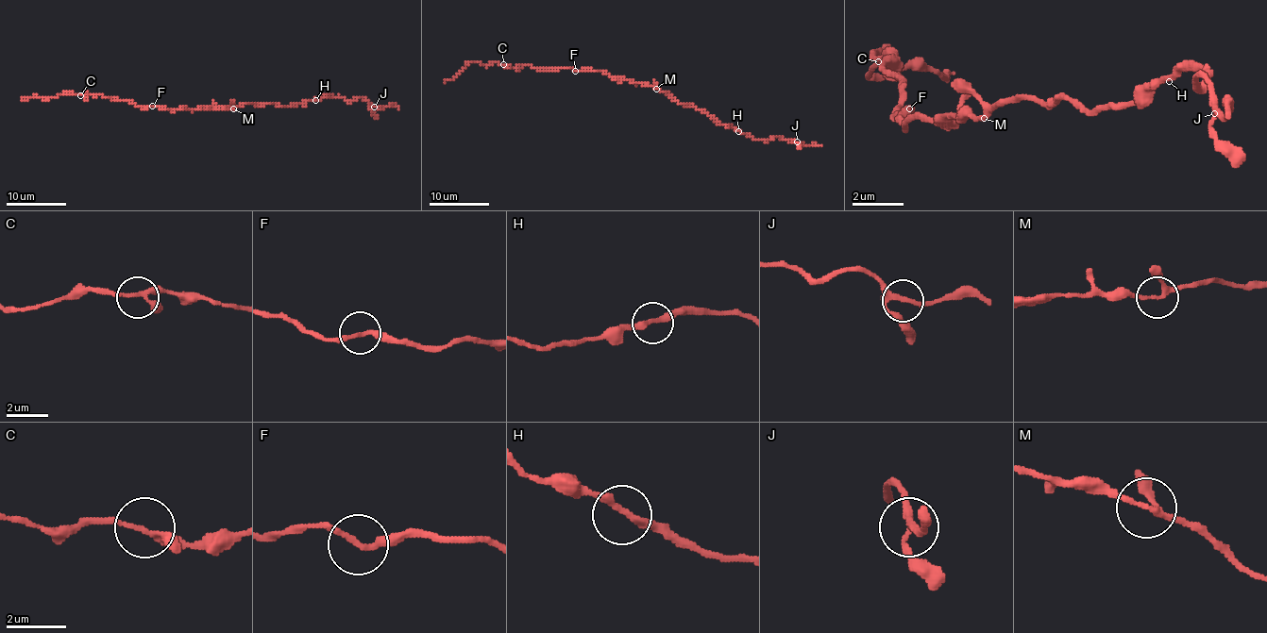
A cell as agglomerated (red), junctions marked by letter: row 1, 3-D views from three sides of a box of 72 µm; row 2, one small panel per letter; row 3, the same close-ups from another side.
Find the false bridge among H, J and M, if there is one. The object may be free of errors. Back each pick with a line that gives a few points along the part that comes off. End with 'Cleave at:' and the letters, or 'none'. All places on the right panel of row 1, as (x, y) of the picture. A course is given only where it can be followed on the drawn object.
Cleave at: none

